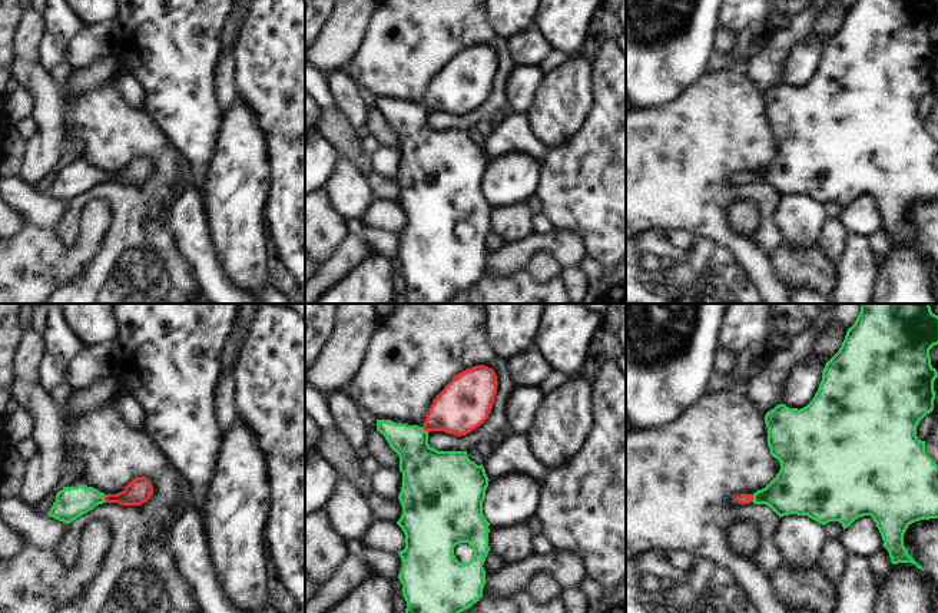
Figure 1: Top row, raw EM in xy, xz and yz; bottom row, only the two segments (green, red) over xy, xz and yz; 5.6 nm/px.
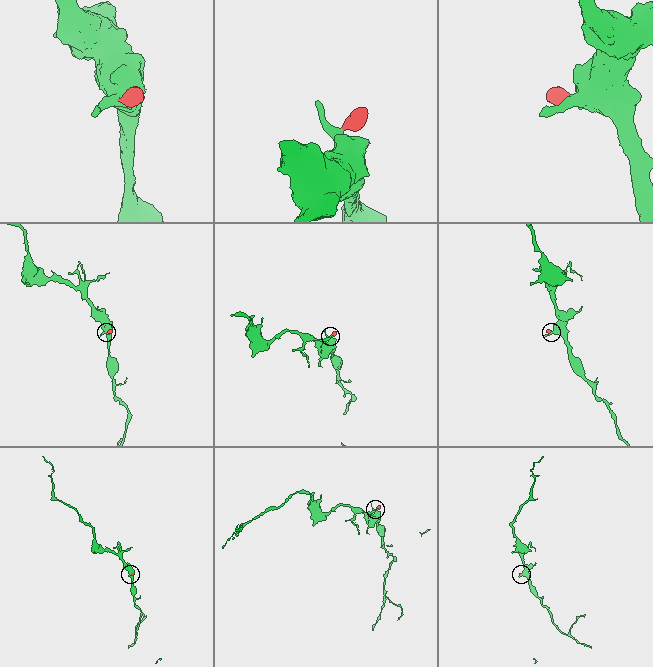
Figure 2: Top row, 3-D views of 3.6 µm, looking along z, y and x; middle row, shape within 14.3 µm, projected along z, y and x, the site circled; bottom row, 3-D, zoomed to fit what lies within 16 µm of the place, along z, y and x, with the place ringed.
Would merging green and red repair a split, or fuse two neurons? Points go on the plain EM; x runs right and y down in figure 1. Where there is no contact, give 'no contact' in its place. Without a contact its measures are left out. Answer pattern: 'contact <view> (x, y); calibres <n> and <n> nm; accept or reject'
contact xy (103, 178); calibres 180 and 140 nm; accept

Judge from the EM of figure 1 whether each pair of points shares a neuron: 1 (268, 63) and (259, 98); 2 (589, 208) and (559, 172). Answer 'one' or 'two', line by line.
1: one
2: one

